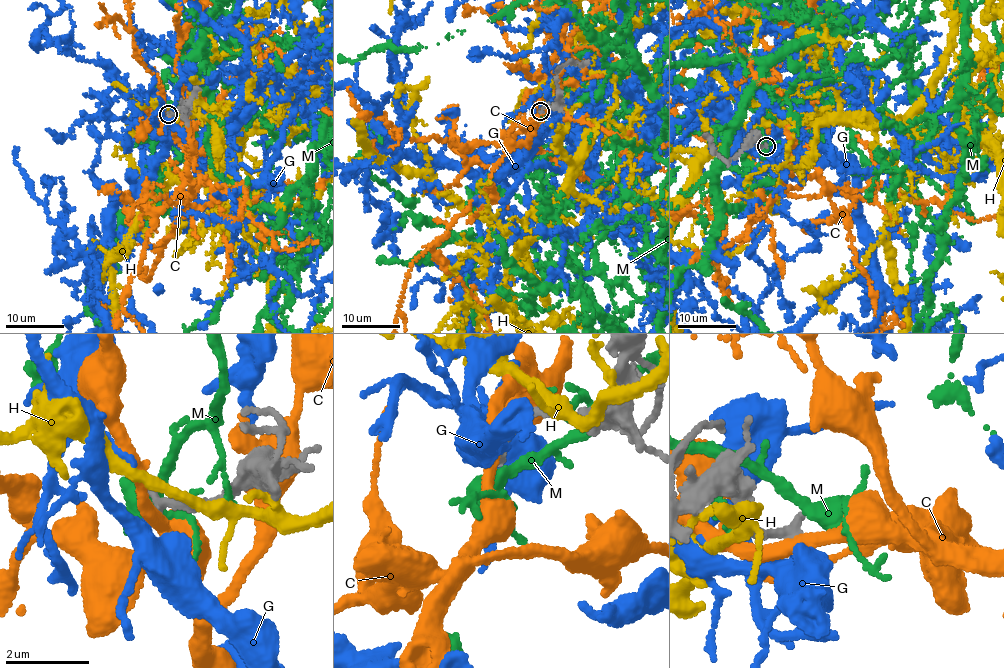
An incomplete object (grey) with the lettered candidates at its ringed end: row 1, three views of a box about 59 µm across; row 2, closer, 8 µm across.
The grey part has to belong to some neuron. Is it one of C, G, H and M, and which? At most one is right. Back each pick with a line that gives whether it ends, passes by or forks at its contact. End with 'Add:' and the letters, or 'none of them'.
Add: none of them

